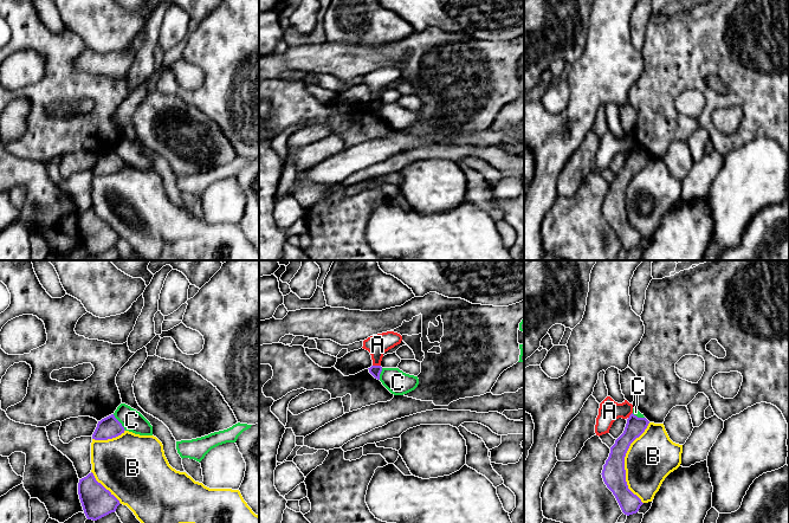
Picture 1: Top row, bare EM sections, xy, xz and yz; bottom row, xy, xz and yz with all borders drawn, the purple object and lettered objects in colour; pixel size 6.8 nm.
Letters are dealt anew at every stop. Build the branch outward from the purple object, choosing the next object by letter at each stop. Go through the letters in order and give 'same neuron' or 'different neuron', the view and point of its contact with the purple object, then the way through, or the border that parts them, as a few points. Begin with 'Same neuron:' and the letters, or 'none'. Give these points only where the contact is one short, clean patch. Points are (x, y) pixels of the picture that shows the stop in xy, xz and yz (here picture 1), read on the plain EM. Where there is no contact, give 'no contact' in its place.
Same neuron: none
A: different neuron | xz (376, 101) | along xz (373, 99), (380, 101)
B: different neuron | yz (623, 198)
C: different neuron | xy (120, 157) | along xy (112, 149), (125, 165)

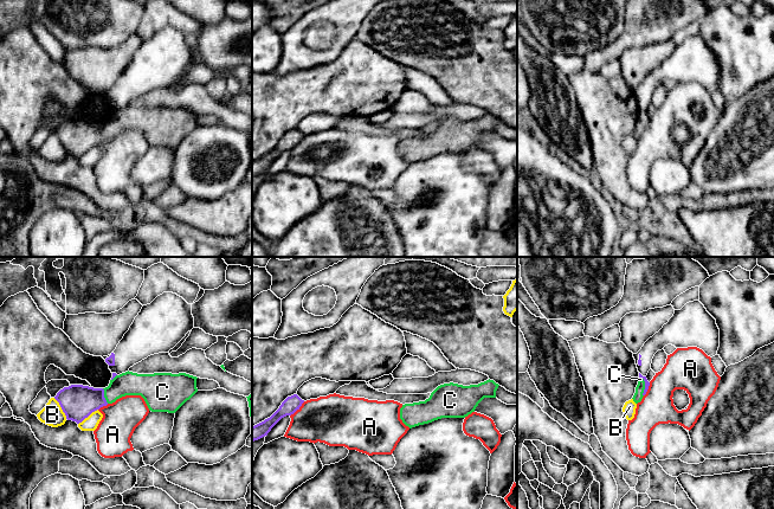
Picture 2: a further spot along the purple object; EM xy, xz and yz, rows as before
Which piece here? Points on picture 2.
Same neuron: C
A: different neuron | xz (297, 143)
B: different neuron | xy (62, 143) | along xy (53, 133), (66, 153)
C: same neuron | xy (103, 130) | across xy (77, 136), (103, 130), (127, 118)

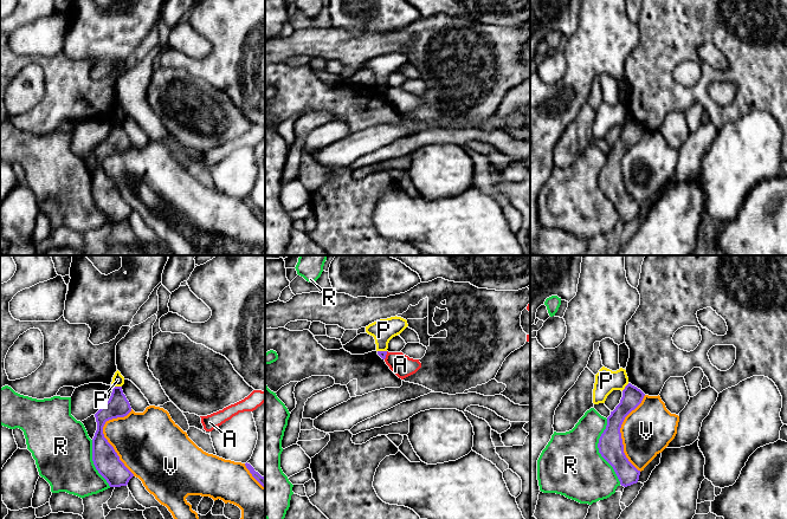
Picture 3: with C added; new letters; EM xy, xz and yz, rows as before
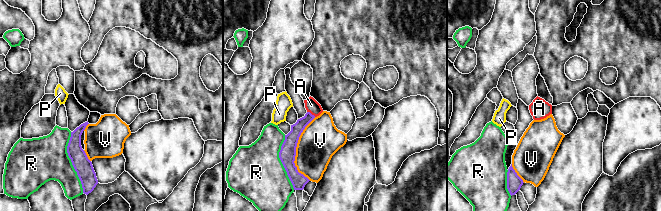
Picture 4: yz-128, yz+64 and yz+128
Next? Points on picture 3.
Same neuron: none
A: different neuron | xz (386, 89) | along xz (387, 86), (384, 93)
P: different neuron | xy (117, 122) | along xy (113, 121), (121, 122)
R: different neuron | yz (599, 187)
V: different neuron | xy (103, 172)

